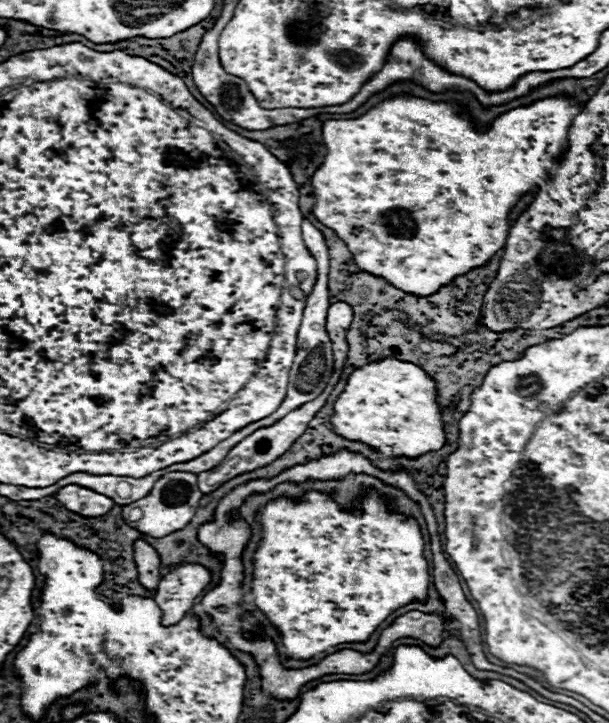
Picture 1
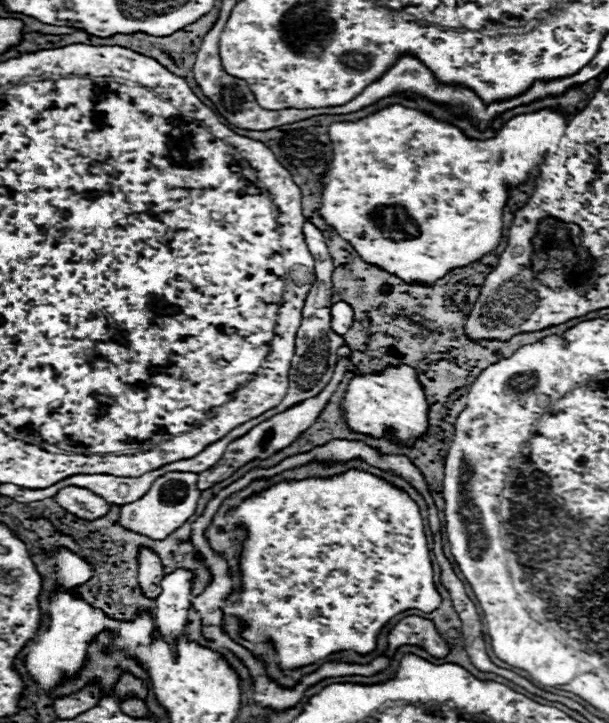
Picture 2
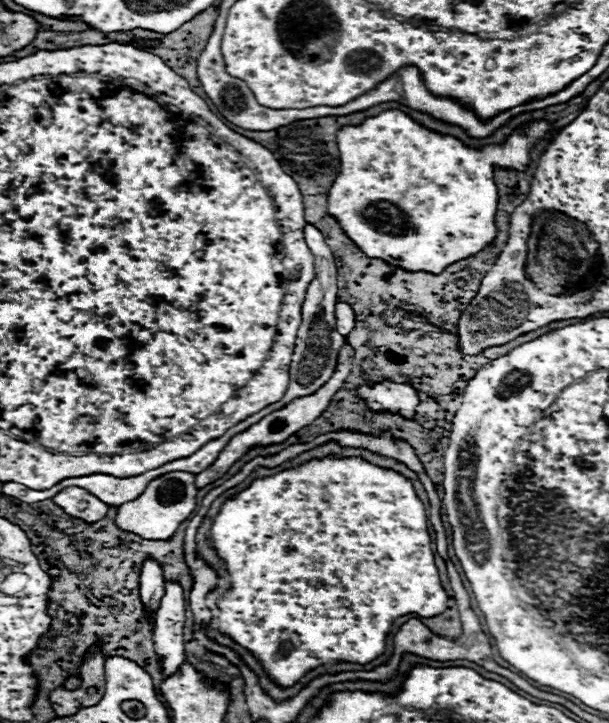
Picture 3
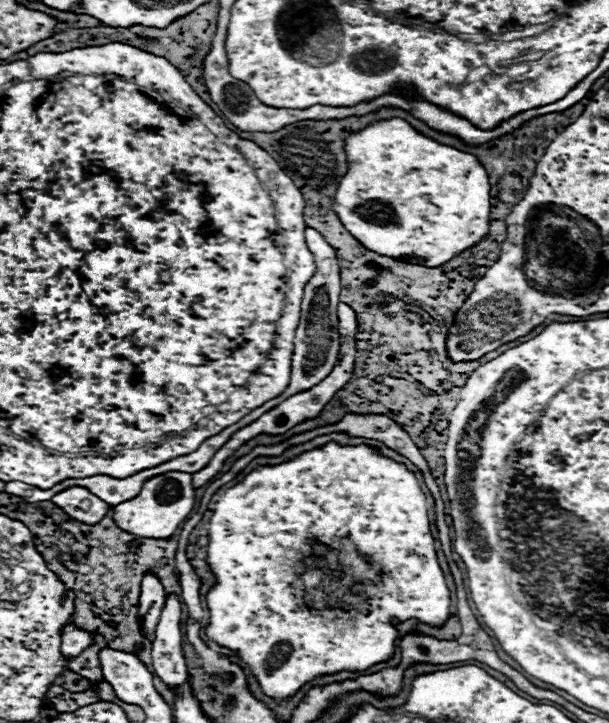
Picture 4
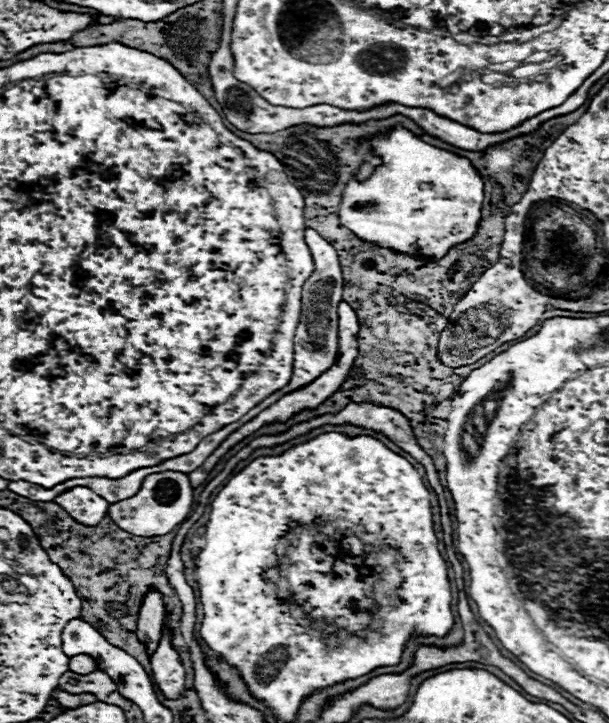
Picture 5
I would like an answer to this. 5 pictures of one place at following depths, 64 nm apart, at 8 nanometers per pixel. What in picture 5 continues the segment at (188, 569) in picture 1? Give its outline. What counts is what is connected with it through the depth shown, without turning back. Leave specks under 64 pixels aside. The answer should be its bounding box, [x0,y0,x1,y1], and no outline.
[152,626,186,700]

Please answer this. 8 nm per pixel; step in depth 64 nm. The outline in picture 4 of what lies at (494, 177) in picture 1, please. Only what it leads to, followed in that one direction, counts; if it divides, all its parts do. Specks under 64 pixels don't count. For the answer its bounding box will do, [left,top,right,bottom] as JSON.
[334,118,490,268]

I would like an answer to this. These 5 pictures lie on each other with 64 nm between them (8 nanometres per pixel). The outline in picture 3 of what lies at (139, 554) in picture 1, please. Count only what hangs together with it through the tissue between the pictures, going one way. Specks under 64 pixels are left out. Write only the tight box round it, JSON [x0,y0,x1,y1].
[140,560,164,614]

